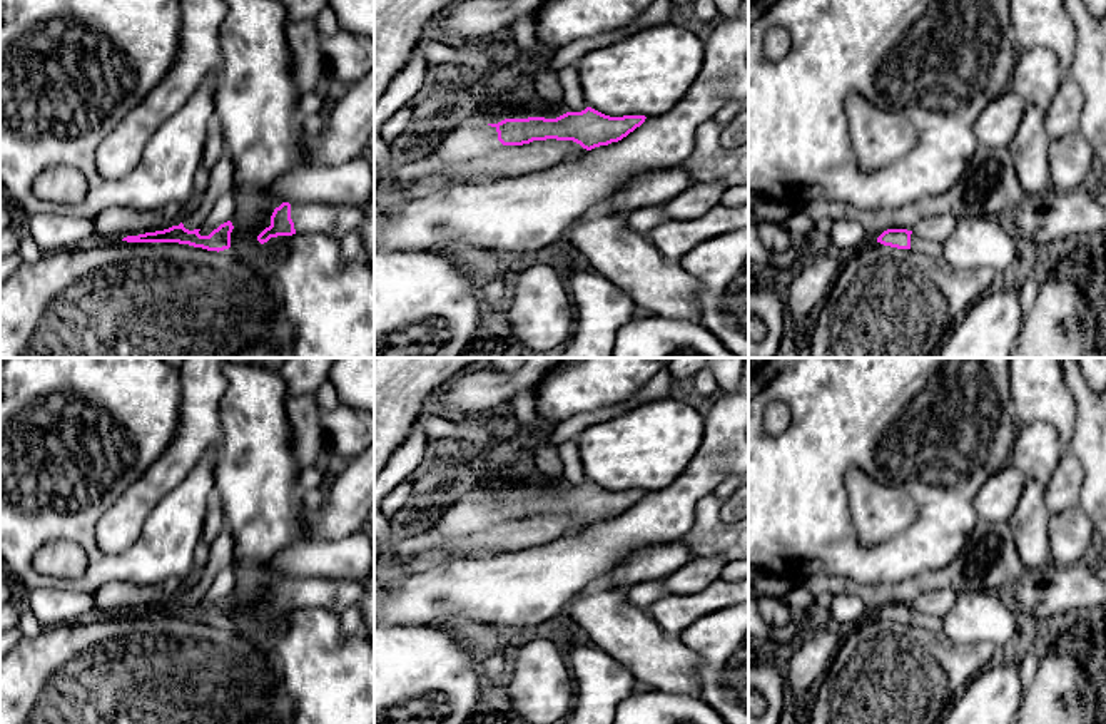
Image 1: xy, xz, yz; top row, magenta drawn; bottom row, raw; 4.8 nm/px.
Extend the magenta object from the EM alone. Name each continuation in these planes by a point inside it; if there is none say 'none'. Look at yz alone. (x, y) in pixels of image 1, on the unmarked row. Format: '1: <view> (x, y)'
1: yz (918, 619)

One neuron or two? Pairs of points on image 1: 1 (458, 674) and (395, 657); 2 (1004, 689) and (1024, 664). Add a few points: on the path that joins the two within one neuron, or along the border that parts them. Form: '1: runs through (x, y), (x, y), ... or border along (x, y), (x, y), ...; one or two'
1: runs through (443, 669), (431, 662), (410, 662); one
2: border along (1016, 654), (1018, 678), (1026, 689); two

